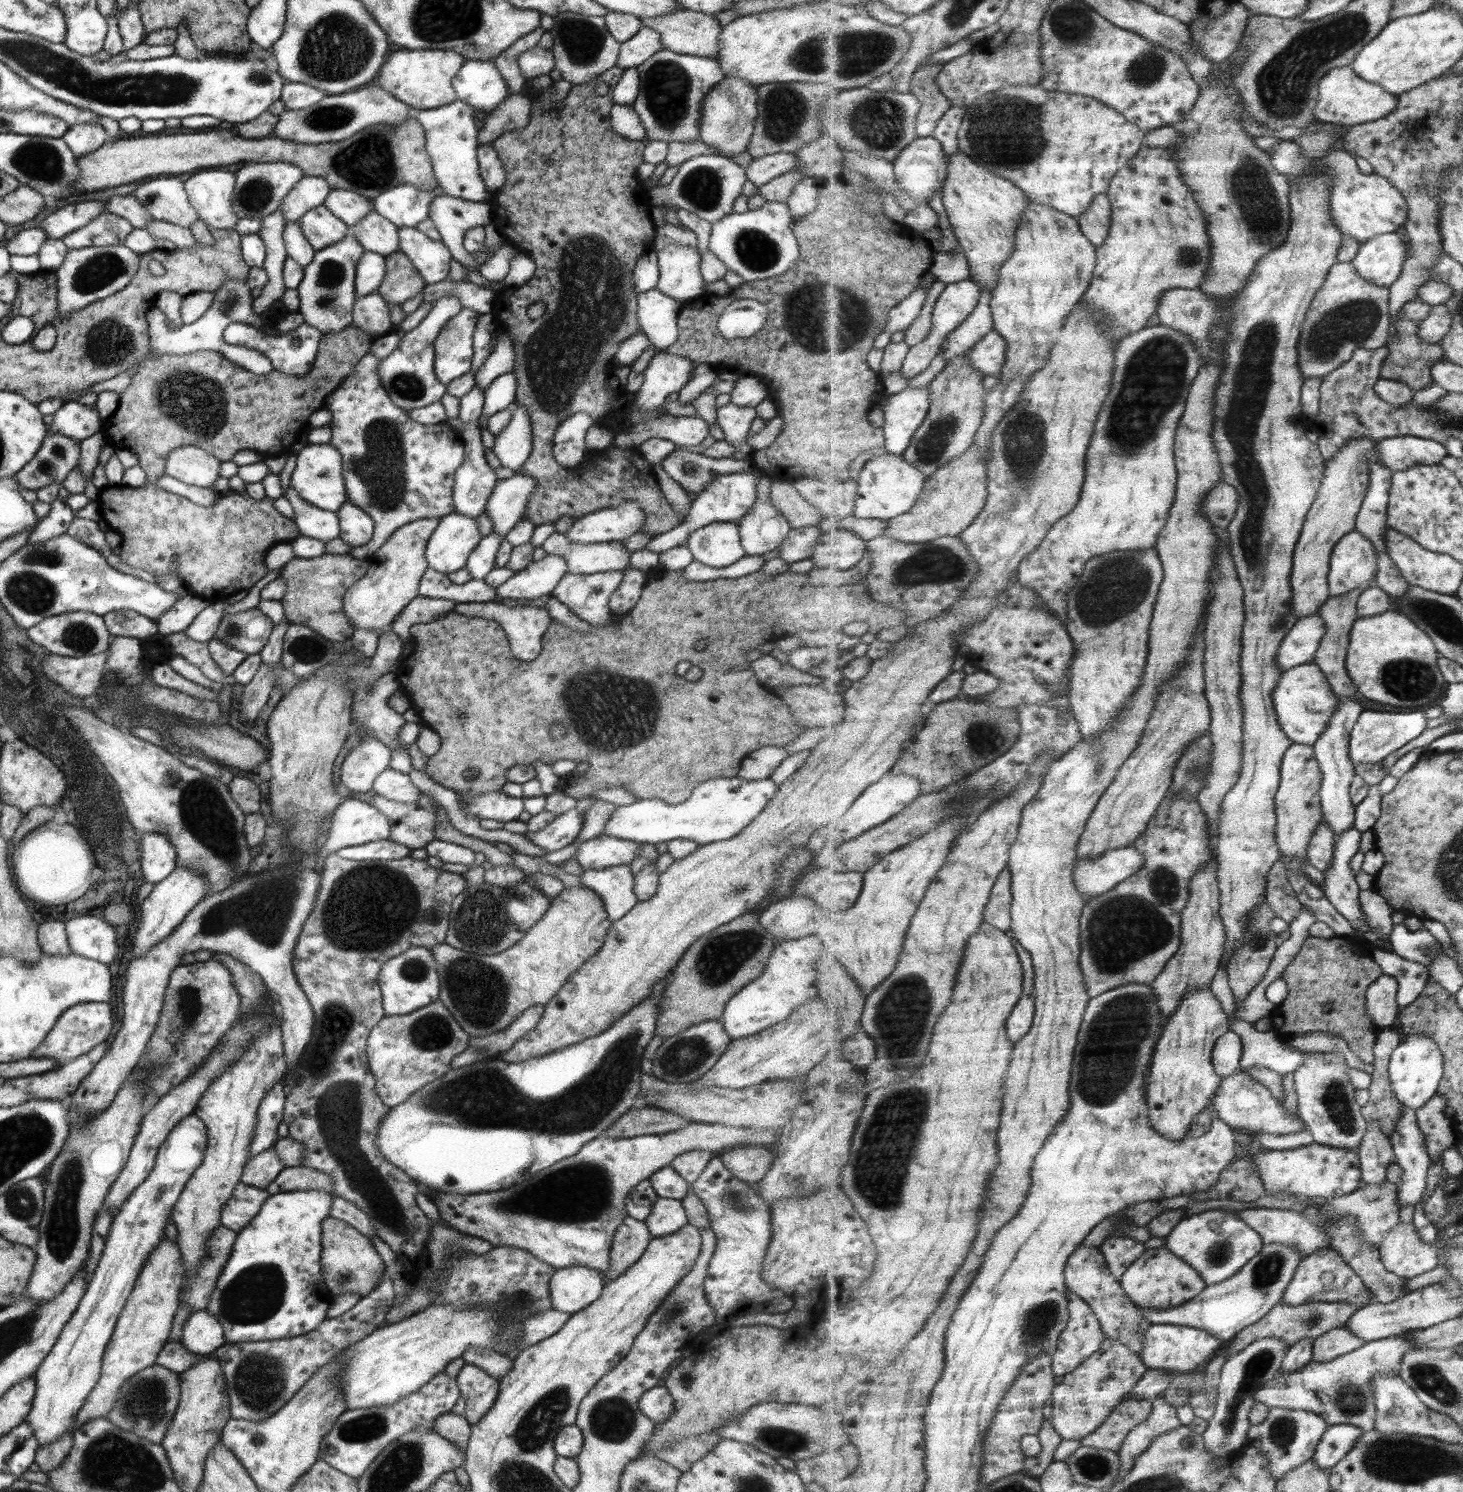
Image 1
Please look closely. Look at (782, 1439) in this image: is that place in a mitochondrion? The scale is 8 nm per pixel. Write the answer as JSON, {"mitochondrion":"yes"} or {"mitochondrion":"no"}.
{"mitochondrion":"yes"}

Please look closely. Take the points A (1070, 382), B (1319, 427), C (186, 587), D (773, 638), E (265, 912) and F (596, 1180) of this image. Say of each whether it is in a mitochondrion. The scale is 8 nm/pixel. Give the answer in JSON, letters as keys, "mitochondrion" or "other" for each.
{"A":"other","B":"other","C":"other","D":"other","E":"mitochondrion","F":"mitochondrion"}

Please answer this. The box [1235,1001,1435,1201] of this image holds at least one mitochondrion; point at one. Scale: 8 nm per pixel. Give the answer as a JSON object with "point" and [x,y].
{"point":[1335,1101]}

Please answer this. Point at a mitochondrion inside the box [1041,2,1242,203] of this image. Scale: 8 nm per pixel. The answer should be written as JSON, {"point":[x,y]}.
{"point":[1147,67]}

